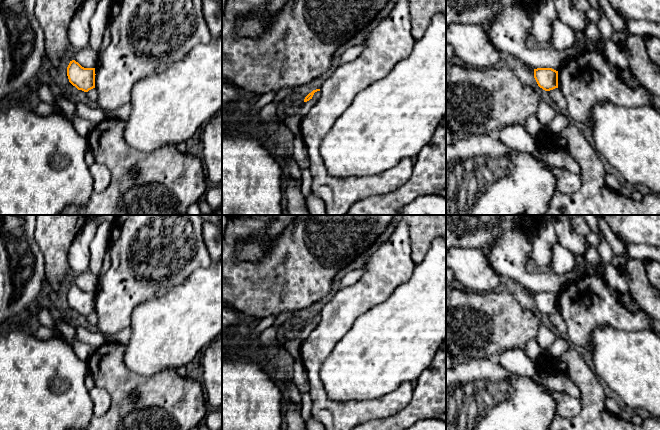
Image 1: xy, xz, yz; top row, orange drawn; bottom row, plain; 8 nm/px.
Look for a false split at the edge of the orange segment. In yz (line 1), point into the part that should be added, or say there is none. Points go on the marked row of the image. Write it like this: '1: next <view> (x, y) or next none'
1: next none

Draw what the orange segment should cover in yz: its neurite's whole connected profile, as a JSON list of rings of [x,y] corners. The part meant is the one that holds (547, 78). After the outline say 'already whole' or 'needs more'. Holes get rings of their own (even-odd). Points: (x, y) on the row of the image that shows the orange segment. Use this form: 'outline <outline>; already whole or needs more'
outline [[[552,68],[534,69],[534,78],[538,86],[545,91],[558,88],[558,71]]]; already whole

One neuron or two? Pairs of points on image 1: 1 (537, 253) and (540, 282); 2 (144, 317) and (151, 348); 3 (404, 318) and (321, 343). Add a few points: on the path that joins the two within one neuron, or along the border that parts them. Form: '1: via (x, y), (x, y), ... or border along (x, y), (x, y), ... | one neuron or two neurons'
1: border along (548, 269), (544, 271) | two neurons
2: via (151, 325), (151, 340) | one neuron
3: border along (358, 317), (329, 354) | two neurons

